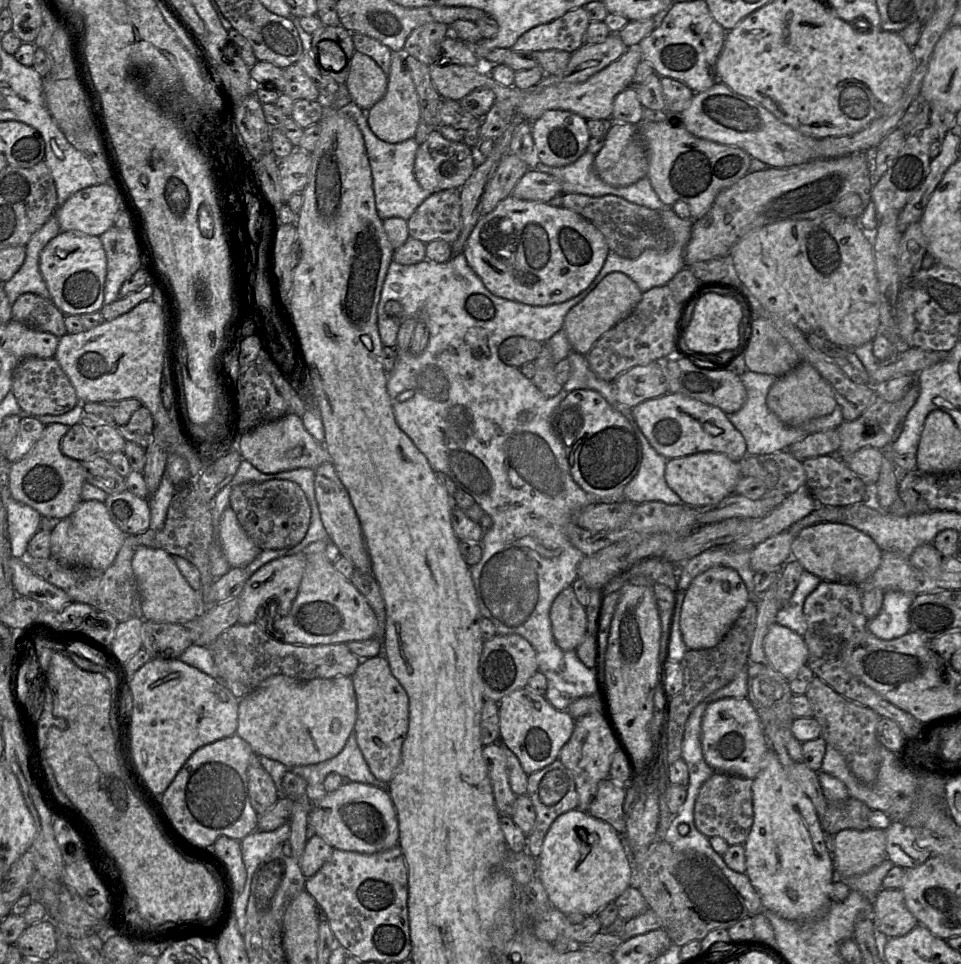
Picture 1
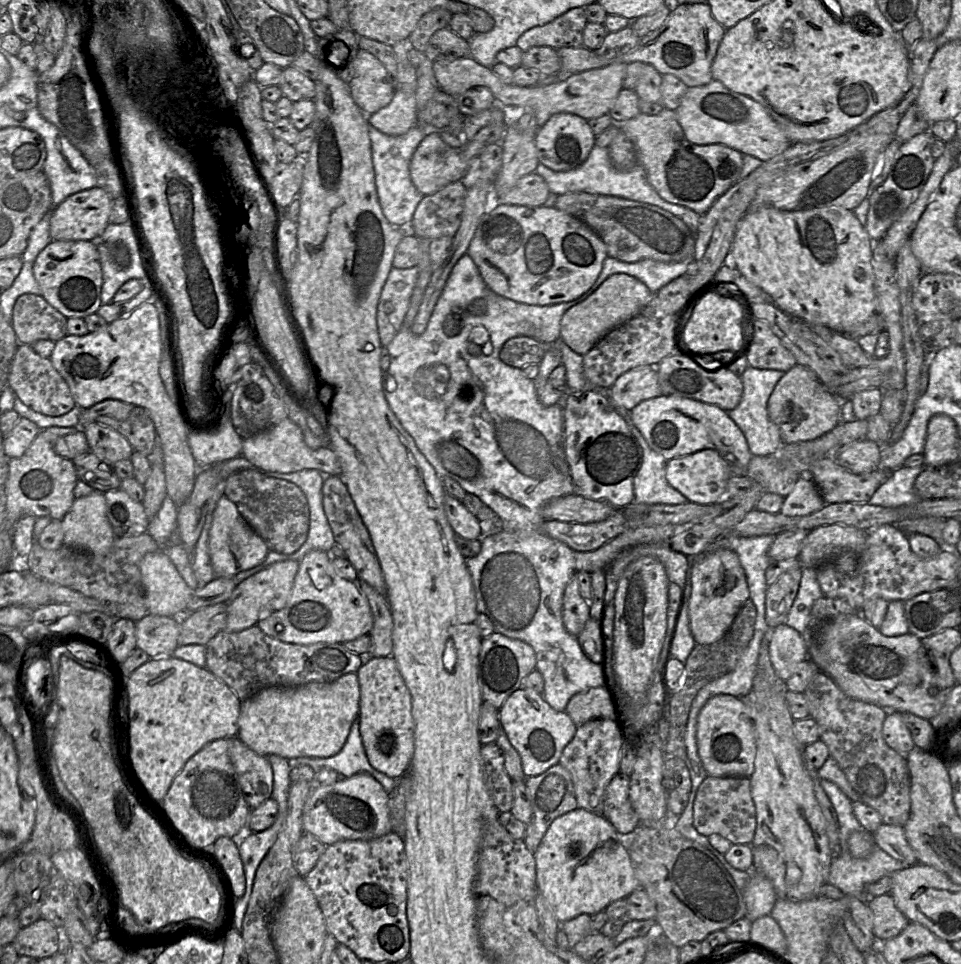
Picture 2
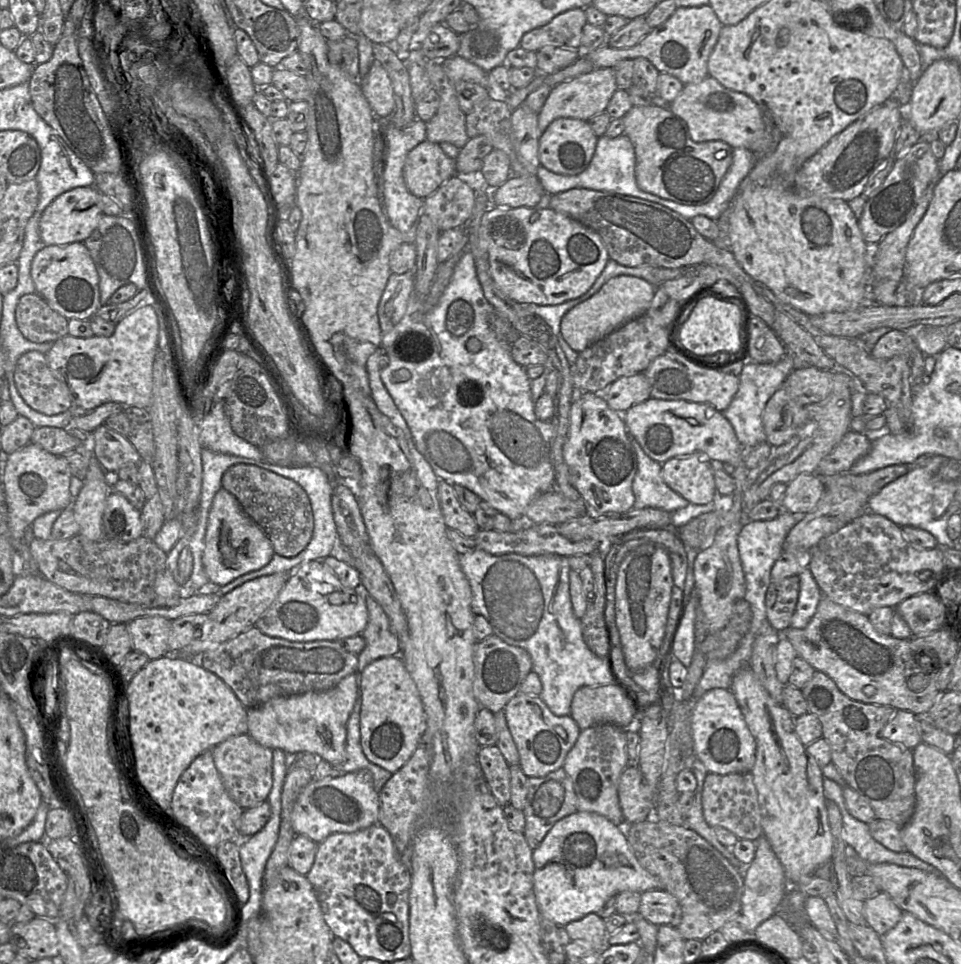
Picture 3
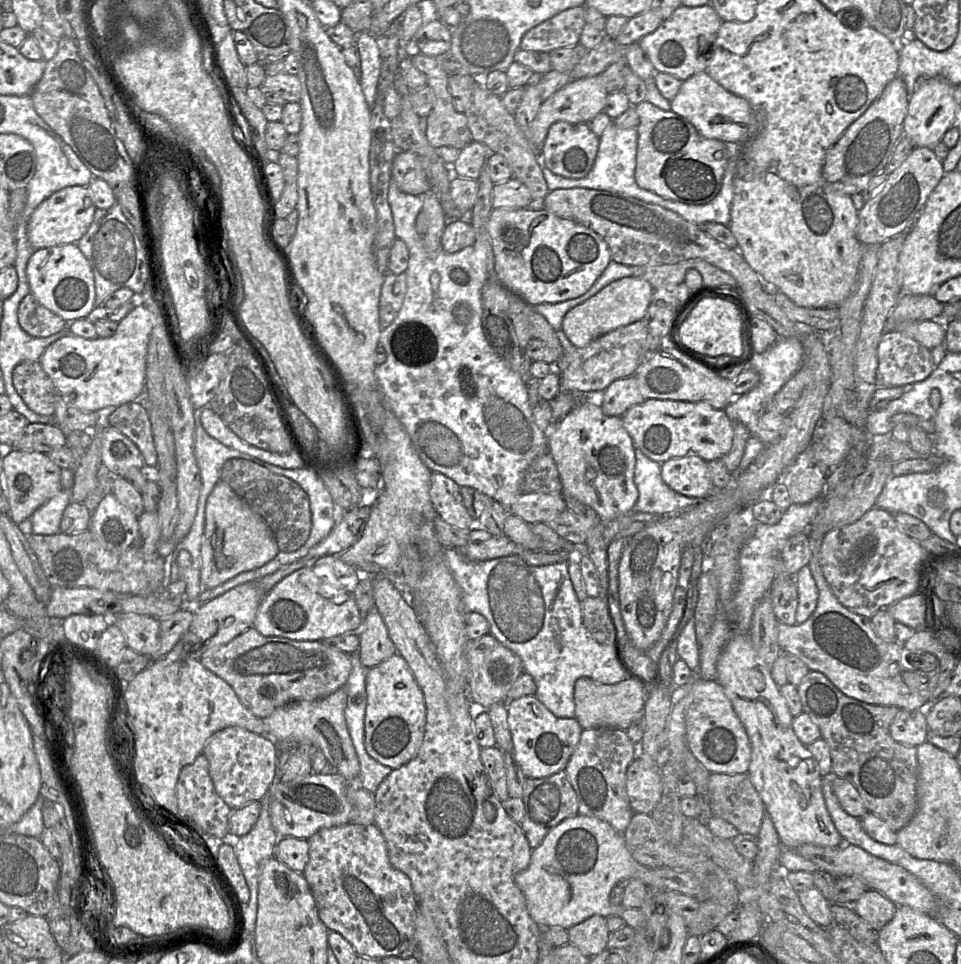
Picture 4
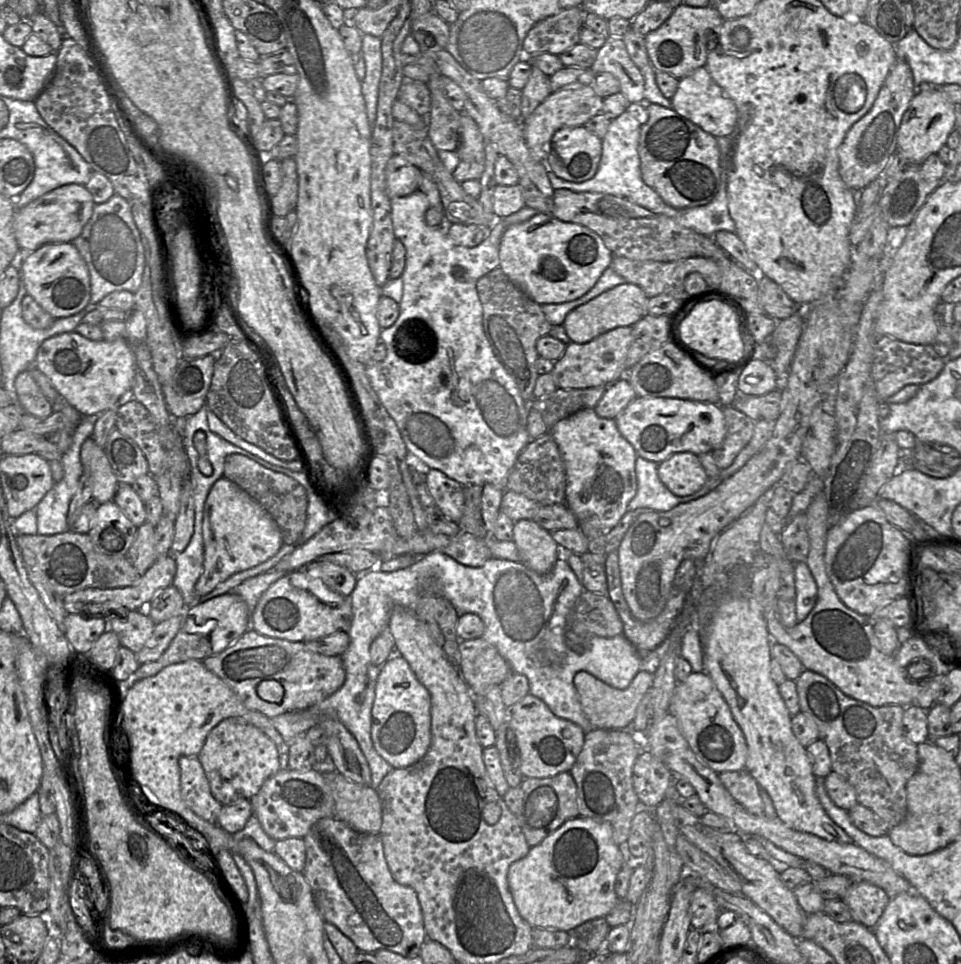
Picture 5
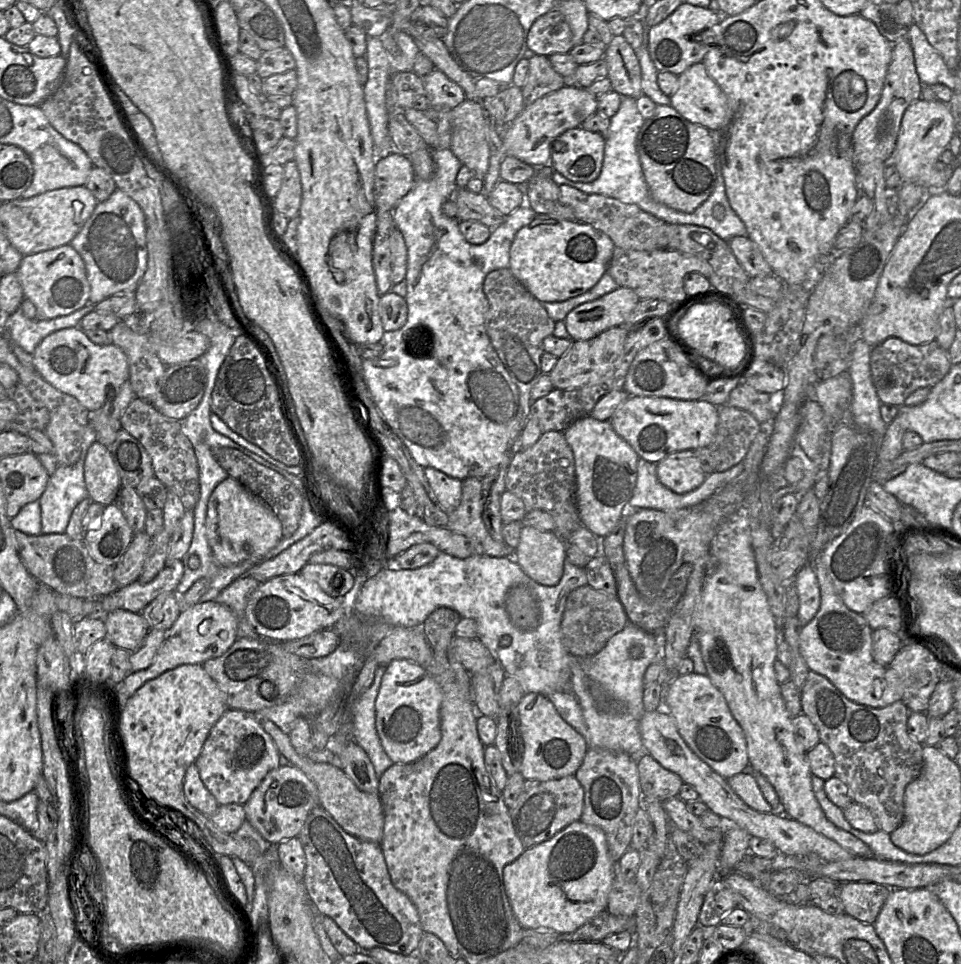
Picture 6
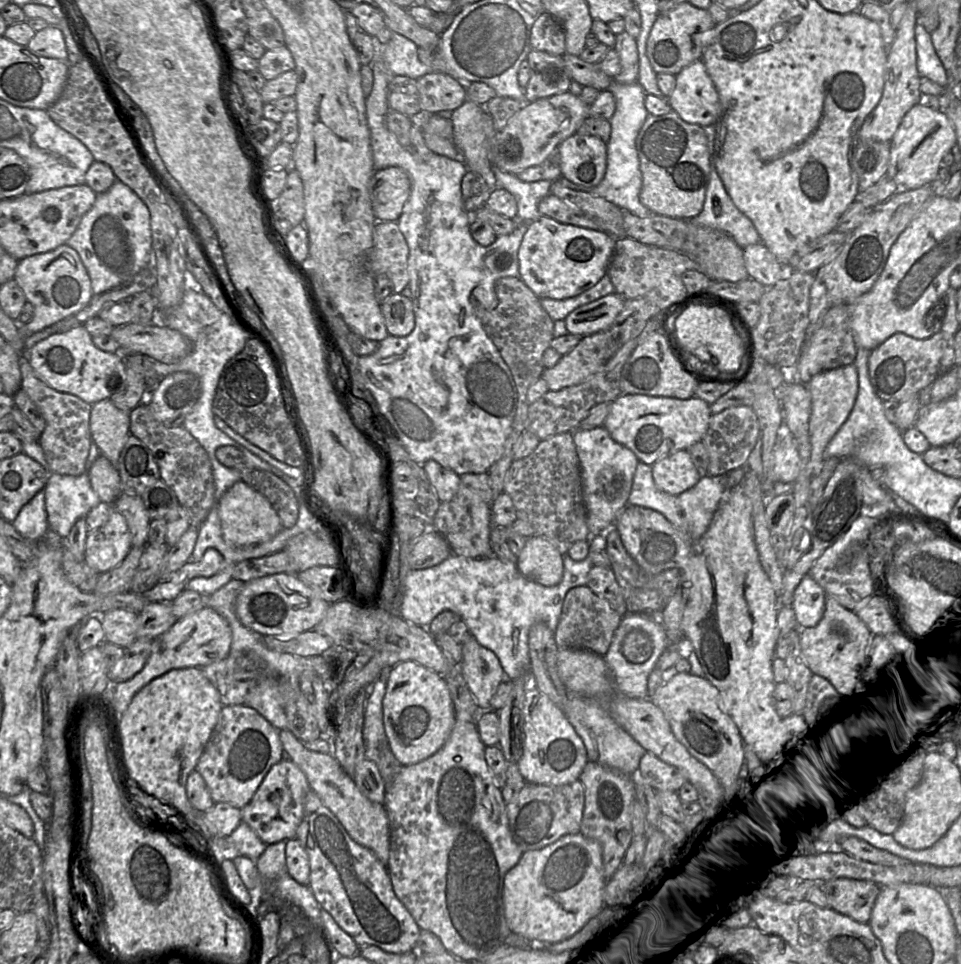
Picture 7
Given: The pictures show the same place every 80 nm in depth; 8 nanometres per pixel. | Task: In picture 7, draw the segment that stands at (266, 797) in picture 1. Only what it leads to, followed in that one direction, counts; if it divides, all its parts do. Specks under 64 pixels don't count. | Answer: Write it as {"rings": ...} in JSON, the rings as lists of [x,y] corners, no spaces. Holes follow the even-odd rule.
{"rings":[[[244,704],[222,708],[195,768],[205,780],[215,803],[226,802],[242,809],[250,802],[270,768],[282,760],[279,731],[255,709]]]}

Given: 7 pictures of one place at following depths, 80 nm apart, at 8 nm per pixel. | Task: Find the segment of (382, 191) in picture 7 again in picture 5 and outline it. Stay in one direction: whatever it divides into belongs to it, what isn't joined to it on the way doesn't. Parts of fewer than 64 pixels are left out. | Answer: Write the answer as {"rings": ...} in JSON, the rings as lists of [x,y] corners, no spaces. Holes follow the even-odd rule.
{"rings":[[[394,154],[386,166],[386,186],[390,199],[412,194],[419,189],[423,172],[399,154]]]}

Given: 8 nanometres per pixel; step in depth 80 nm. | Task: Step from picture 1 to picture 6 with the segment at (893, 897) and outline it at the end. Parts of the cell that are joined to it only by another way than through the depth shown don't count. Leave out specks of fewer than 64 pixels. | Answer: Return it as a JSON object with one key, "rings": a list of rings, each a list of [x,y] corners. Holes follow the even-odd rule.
{"rings":[[[845,882],[839,884],[837,897],[846,914],[861,922],[874,924],[890,890],[873,882]]]}

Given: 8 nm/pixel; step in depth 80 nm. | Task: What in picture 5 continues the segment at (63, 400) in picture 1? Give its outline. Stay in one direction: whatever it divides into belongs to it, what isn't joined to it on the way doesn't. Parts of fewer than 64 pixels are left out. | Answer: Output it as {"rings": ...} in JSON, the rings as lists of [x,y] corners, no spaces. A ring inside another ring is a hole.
{"rings":[[[29,370],[17,375],[15,388],[19,402],[26,413],[38,418],[46,418],[52,414],[51,403],[44,396]]]}

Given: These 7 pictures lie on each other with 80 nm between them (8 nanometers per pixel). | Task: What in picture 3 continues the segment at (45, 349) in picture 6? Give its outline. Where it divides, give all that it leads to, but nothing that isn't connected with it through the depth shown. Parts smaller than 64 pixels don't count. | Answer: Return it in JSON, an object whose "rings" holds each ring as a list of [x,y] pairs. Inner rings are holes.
{"rings":[[[153,306],[136,307],[109,337],[66,335],[45,354],[54,375],[68,387],[73,406],[94,409],[108,402],[148,409],[152,399],[153,363],[158,351],[159,318]]]}

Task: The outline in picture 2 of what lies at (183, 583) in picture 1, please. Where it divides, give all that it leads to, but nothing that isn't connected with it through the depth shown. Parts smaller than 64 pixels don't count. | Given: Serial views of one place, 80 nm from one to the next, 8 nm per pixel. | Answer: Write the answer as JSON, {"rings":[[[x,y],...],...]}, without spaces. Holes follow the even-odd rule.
{"rings":[[[164,551],[146,554],[140,562],[148,613],[165,617],[185,615],[193,594]]]}

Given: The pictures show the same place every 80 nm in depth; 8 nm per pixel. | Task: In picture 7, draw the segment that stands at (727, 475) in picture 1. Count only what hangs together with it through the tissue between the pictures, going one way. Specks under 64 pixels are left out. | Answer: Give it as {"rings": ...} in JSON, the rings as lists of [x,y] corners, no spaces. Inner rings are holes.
{"rings":[[[679,450],[661,458],[652,466],[656,486],[669,494],[677,495],[695,486],[704,474],[694,463],[688,450]]]}

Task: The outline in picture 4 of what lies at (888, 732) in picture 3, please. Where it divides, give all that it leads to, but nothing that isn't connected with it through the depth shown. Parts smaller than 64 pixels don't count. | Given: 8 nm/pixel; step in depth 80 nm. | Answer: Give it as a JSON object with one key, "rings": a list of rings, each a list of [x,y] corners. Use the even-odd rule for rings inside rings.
{"rings":[[[900,709],[889,732],[896,742],[906,746],[917,747],[924,743],[928,732],[925,710]]]}

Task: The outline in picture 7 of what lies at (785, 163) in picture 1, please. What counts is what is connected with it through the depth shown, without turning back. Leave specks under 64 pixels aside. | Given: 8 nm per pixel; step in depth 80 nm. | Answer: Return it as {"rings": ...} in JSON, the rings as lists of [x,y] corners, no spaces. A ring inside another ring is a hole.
{"rings":[[[702,59],[676,75],[676,85],[668,103],[688,123],[702,127],[715,125],[721,111],[720,99]]]}

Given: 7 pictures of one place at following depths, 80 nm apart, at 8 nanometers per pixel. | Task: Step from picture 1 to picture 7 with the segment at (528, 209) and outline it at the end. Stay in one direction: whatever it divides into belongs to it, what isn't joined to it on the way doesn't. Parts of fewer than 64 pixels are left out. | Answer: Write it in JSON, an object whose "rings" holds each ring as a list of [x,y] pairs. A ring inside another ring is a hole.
{"rings":[[[540,215],[527,224],[518,250],[522,281],[539,297],[568,299],[596,285],[608,272],[616,238],[603,230],[559,222]]]}

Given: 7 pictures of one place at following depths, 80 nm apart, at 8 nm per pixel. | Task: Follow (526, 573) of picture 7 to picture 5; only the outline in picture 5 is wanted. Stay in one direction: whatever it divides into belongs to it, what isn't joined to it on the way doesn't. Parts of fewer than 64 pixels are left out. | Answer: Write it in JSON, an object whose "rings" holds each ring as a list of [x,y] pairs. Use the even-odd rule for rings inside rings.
{"rings":[[[533,520],[514,522],[513,541],[518,549],[521,561],[529,569],[547,574],[563,552],[551,532],[540,527]]]}

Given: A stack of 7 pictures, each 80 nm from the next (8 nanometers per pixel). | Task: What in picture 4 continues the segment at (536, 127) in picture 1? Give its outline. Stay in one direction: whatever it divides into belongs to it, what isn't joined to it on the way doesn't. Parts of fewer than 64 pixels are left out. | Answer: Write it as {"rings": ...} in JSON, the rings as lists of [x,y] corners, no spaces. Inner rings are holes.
{"rings":[[[565,121],[553,123],[541,147],[542,163],[554,174],[565,178],[579,179],[585,177],[595,162],[600,138],[586,123],[572,124]]]}

